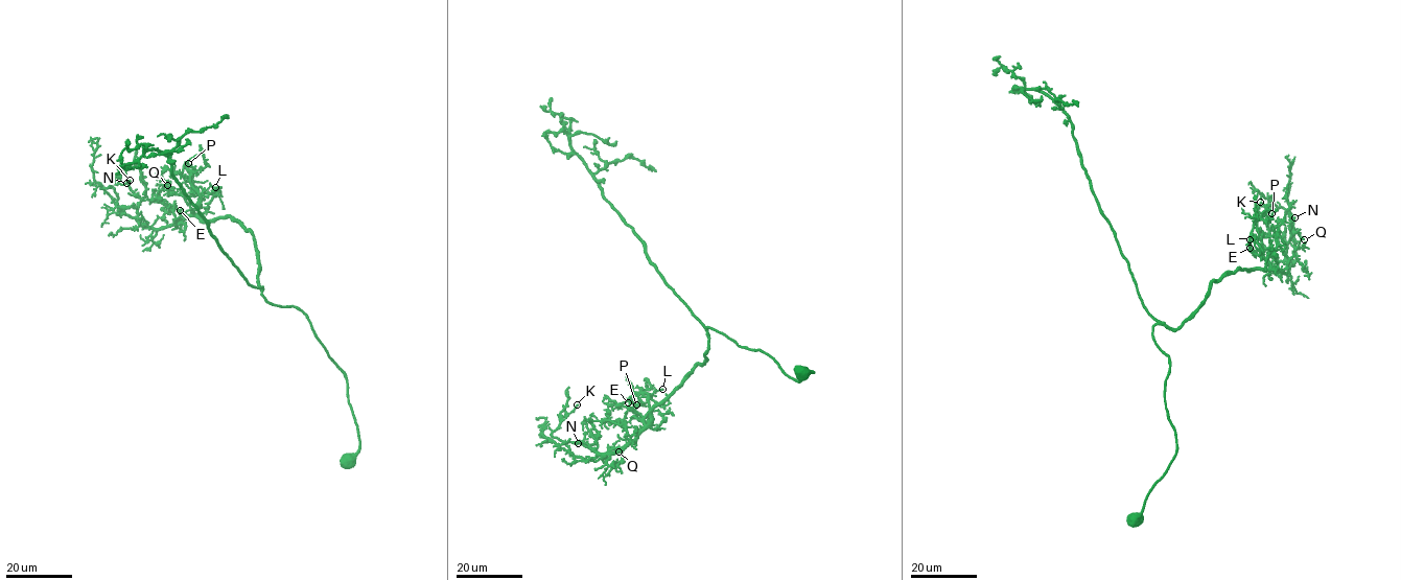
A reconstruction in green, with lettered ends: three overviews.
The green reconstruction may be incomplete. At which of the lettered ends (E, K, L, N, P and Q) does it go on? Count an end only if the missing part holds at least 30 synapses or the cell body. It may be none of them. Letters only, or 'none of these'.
N

